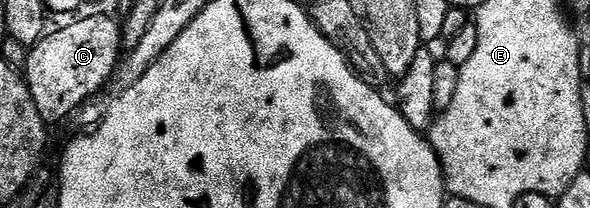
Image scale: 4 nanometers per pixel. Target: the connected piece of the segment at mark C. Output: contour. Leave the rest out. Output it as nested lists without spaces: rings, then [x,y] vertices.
[[[84,16],[81,20],[58,29],[57,32],[51,32],[41,36],[37,44],[31,45],[26,65],[28,89],[34,98],[34,106],[38,106],[38,114],[42,114],[46,122],[64,120],[67,116],[69,119],[77,108],[93,99],[97,95],[96,91],[107,80],[109,83],[113,79],[122,55],[121,25],[117,21],[115,24],[108,16]]]

